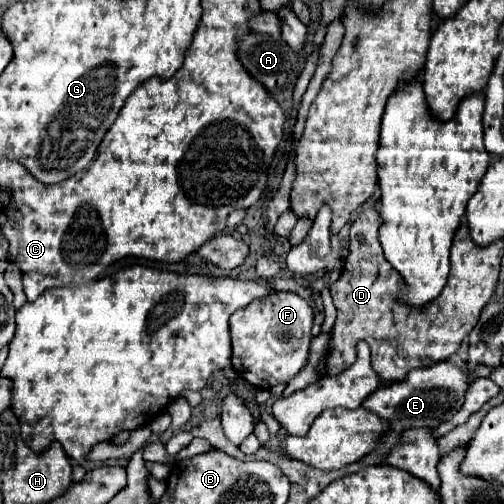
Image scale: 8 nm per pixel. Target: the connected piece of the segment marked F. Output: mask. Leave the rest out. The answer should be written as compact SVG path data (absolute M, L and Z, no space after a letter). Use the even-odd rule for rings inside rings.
M274 291L272 295L234 311L230 317L234 371L258 389L270 389L278 383L292 381L306 365L312 321L314 313L310 305L300 295L286 291Z

